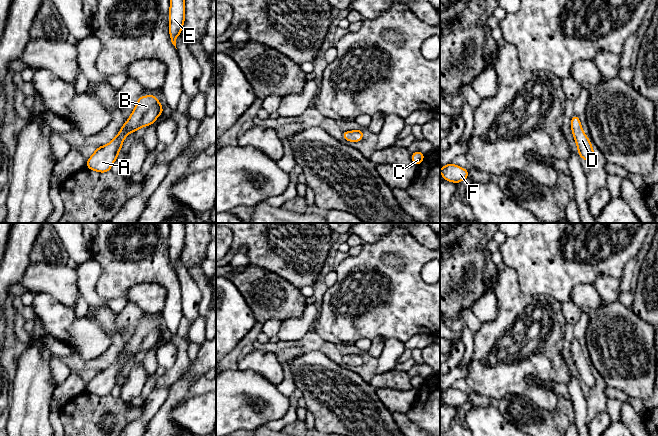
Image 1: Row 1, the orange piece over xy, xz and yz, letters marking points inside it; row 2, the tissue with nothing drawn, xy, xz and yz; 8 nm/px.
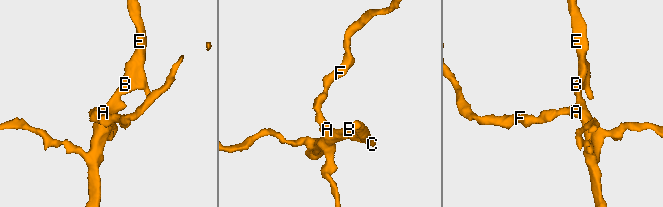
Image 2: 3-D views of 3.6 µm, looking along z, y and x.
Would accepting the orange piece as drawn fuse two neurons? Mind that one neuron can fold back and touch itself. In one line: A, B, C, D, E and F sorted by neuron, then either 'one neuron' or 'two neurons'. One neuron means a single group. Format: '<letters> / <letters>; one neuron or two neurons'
A B C D E F; one neuron

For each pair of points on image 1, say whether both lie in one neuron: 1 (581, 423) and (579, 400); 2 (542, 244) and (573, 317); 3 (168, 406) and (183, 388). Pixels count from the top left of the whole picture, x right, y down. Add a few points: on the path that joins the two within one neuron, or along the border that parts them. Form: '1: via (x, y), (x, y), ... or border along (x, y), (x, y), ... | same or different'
1: via (581, 417), (580, 406) | same
2: border along (569, 299), (561, 303) | different
3: via (171, 402), (179, 392) | same

